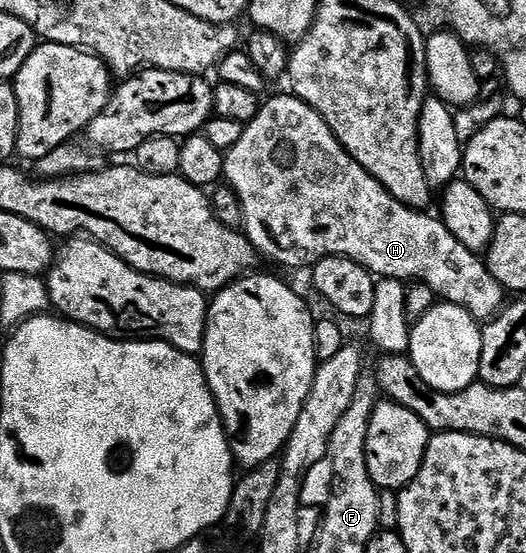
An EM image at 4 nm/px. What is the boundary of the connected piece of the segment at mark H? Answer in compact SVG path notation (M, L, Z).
M294 95L271 97L268 101L266 98L260 104L259 114L244 124L241 139L237 139L235 146L226 150L223 159L223 177L226 184L235 190L235 196L239 198L239 206L243 209L242 232L247 234L256 251L262 256L264 253L265 256L272 257L279 265L299 269L302 265L314 266L315 262L320 261L322 257L348 257L349 260L356 261L361 267L368 269L376 278L404 283L416 281L433 287L436 298L442 299L448 305L459 305L462 309L467 309L472 317L480 323L490 321L505 304L504 287L501 283L497 283L497 279L493 279L493 275L487 270L484 258L480 254L469 251L469 247L461 244L445 228L438 216L426 217L428 215L426 212L411 209L408 205L403 205L397 199L393 199L393 195L389 195L389 191L385 191L385 187L381 187L381 183L377 183L377 179L373 179L373 175L369 175L369 171L365 171L365 167L361 167L361 163L353 160L345 151L345 147L341 147L341 143L333 135L333 131L327 126L323 116L317 111L313 111L313 107L305 104L300 97Z

